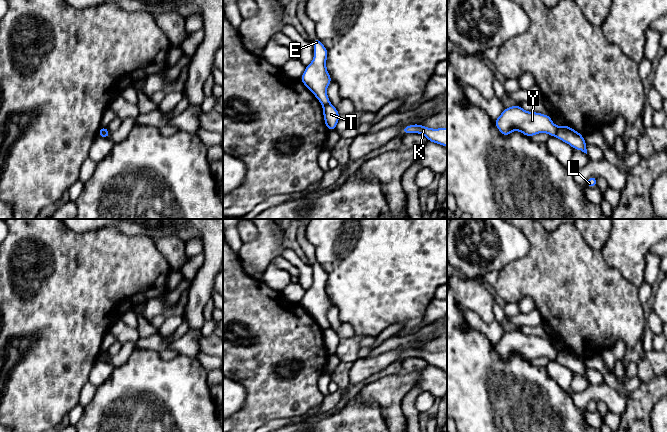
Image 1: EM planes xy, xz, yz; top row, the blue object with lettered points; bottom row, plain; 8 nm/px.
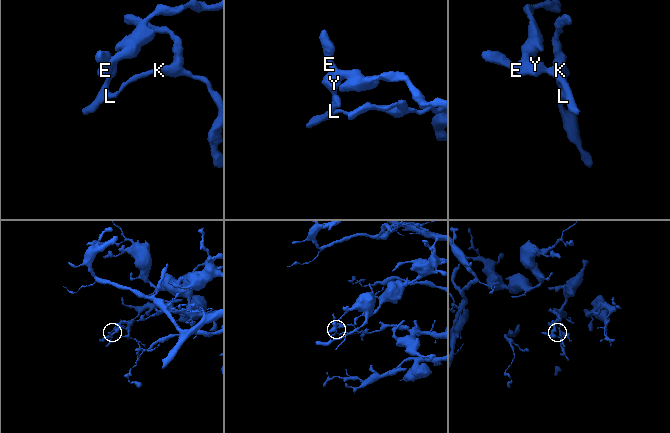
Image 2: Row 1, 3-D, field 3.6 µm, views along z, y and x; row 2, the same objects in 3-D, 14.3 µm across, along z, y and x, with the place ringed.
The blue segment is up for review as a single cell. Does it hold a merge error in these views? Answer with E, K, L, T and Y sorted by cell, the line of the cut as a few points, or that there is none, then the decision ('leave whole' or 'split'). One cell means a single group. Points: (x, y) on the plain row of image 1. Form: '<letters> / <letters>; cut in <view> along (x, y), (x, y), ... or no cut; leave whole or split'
E Y / K L T; cut in yz along (558, 351), (555, 359); split

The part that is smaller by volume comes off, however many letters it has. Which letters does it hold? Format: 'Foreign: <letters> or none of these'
Foreign: K, L, T

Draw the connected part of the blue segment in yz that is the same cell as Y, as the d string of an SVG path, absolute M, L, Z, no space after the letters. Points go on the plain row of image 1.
M518 328L505 332L501 339L494 344L494 348L504 361L515 354L528 361L543 356L549 360L556 360L558 352L552 346L550 339L528 336Z

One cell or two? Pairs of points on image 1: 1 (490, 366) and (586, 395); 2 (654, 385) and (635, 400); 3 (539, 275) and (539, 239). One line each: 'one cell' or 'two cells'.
1: two cells
2: one cell
3: one cell

